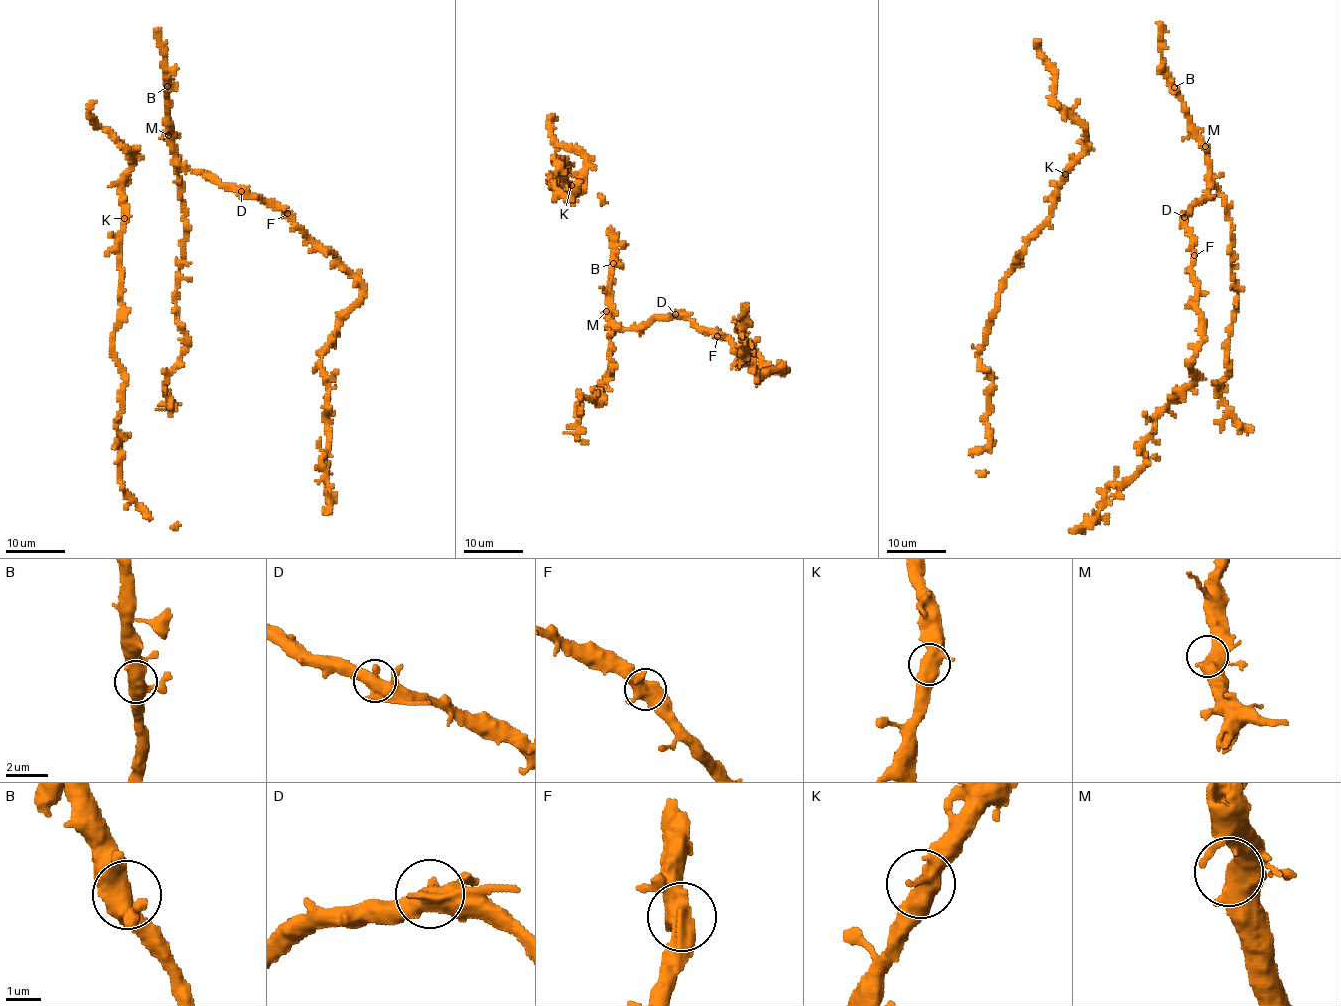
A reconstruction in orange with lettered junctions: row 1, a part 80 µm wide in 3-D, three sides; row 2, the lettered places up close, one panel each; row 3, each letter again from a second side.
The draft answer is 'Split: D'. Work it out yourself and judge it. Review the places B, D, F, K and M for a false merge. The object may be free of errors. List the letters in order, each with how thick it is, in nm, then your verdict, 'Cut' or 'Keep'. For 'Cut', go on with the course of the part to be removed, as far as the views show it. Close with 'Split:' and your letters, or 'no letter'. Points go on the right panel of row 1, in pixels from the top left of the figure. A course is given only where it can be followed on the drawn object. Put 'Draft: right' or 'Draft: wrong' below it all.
B: Thickness 480 nm. Keep
D: Thickness 480 nm. Keep
F: Thickness 480 nm. Keep
K: Thickness 460 nm. Keep
M: Thickness 440 nm. Keep
Split: no letter
Draft: wrong

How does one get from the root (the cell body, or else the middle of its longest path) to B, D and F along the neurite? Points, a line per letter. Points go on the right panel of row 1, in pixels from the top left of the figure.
B: (1206, 148), (1190, 122), (1180, 93), (1174, 87)
D: (1206, 148), (1208, 193), (1184, 217)
F: (1206, 148), (1208, 191), (1193, 208), (1185, 225), (1192, 235), (1190, 250), (1194, 256)

